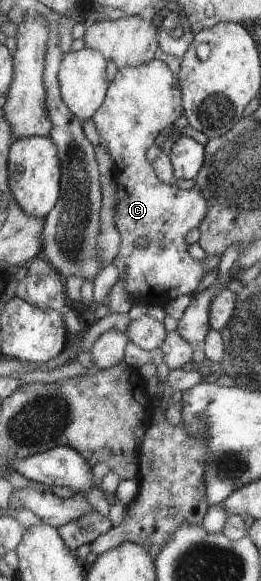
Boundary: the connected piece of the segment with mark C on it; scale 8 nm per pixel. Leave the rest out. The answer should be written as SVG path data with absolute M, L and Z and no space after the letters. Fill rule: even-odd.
M156 60L139 67L128 67L128 65L120 67L109 85L103 106L91 118L96 124L101 143L104 143L104 147L115 162L118 191L116 191L114 222L121 236L121 245L113 264L120 272L119 279L126 279L124 289L128 296L135 300L136 305L143 302L146 305L157 304L164 307L181 295L192 295L198 289L205 273L218 271L220 265L220 255L218 257L207 256L206 263L204 263L204 261L193 259L186 251L189 245L186 239L187 234L192 229L198 228L208 213L207 198L198 189L184 189L183 191L177 186L160 182L154 167L145 158L148 148L156 141L156 135L160 135L162 129L172 125L182 115L184 115L183 93L179 79L174 77L174 73L170 71L166 63ZM140 237L148 239L146 247L136 245Z

